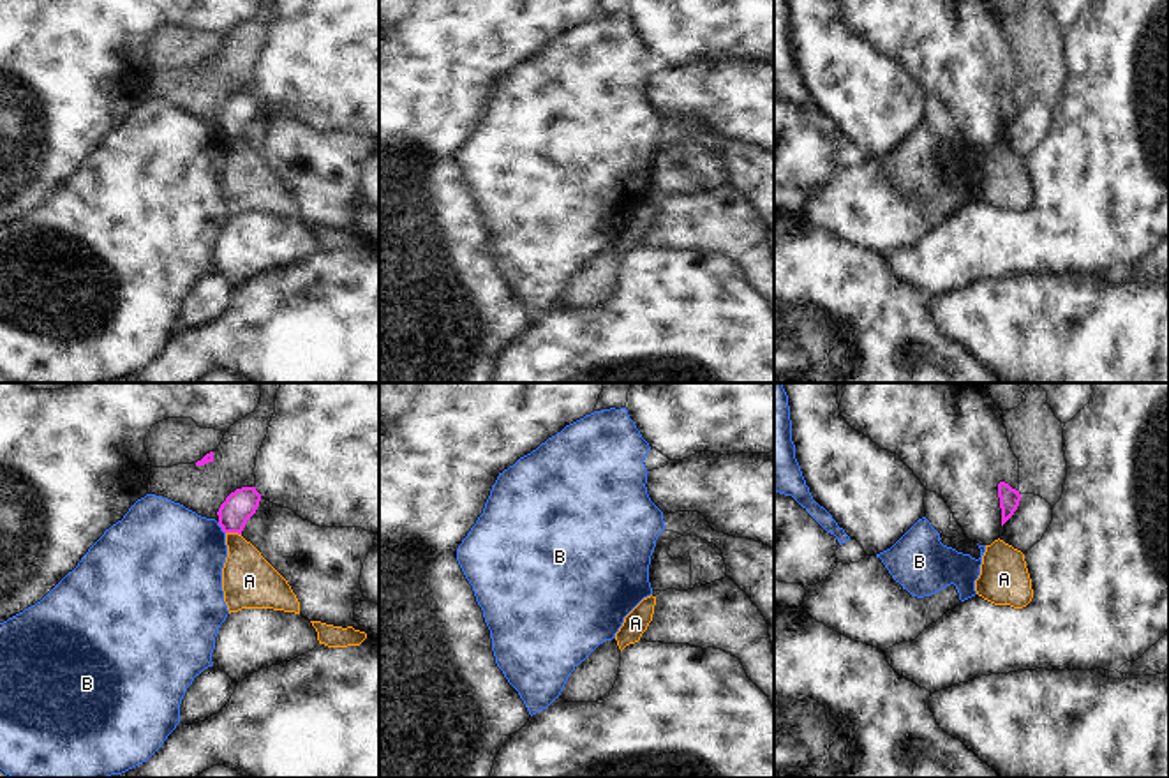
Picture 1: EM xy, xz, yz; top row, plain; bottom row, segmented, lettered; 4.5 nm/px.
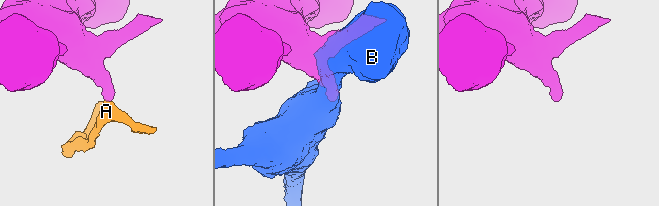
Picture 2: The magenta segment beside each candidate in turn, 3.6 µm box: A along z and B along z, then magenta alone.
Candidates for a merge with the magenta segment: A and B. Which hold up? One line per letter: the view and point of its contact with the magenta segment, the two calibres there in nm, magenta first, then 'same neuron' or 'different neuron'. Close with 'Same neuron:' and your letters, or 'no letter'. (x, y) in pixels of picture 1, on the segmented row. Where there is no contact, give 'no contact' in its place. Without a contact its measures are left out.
A: meets magenta in xy at (233, 531); 140 nm thick on the magenta side, 240 nm on the other; different neuron
B: meets magenta in xy at (221, 526); 140 nm thick on the magenta side, 440 nm on the other; different neuron
Same neuron: no letter

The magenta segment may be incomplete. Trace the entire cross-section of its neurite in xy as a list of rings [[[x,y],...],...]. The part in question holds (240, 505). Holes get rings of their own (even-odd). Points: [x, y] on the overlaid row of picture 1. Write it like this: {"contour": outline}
{"contour": [[[242,487],[231,492],[217,512],[222,531],[242,535],[247,520],[256,513],[259,501],[261,494],[256,487]]]}

